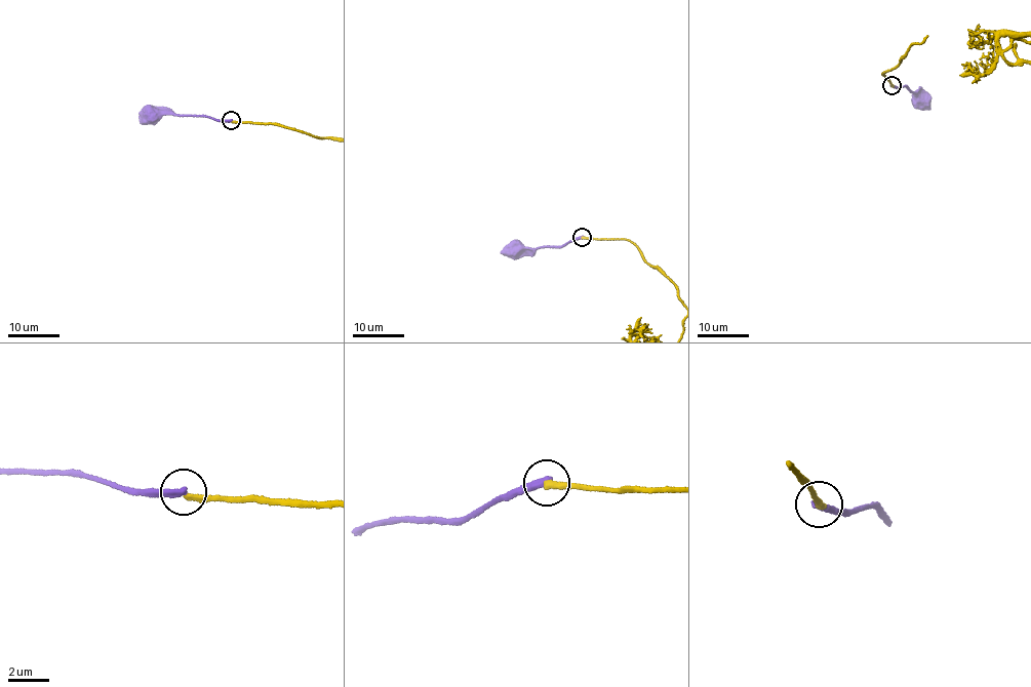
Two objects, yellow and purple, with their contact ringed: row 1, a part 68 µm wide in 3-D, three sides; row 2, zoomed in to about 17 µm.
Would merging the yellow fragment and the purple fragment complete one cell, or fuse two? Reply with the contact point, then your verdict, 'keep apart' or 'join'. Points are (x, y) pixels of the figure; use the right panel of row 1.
place (891, 85); join

